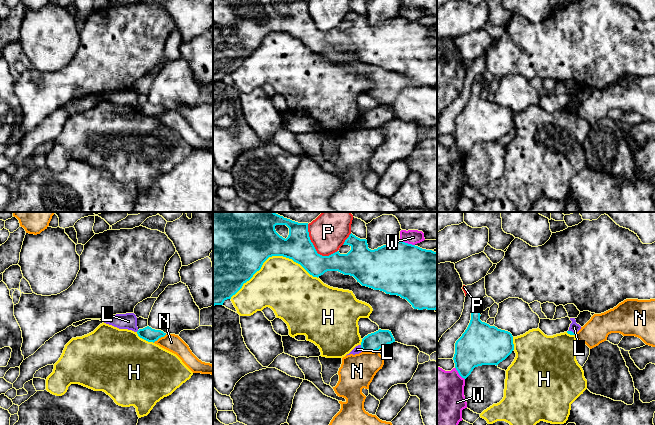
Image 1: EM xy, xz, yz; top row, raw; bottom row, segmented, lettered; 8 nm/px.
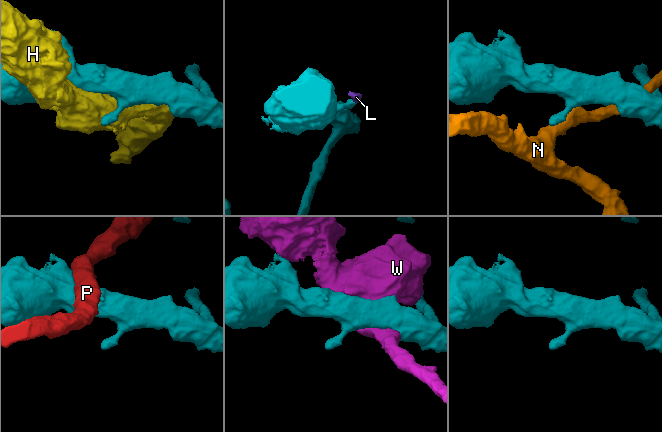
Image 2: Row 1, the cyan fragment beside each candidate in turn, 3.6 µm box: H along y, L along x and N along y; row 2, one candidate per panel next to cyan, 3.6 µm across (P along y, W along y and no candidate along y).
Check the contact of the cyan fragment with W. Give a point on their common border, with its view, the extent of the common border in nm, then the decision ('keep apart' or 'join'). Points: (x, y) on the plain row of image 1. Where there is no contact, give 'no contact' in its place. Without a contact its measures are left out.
meets cyan in xz at (407, 19); contact 130 nm long; keep apart

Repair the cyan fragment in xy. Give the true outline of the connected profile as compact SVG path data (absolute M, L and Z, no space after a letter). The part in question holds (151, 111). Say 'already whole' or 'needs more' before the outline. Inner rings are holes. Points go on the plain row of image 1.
already whole; M149 102L143 105L139 105L137 107L137 110L140 114L153 119L157 117L159 114L164 113L166 111L166 109L164 109L163 107L152 105Z

